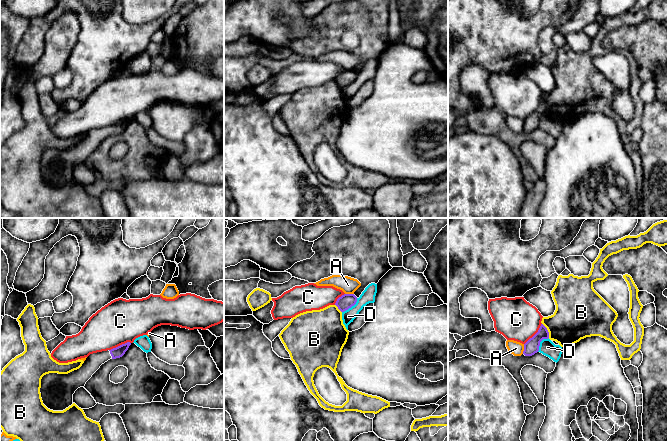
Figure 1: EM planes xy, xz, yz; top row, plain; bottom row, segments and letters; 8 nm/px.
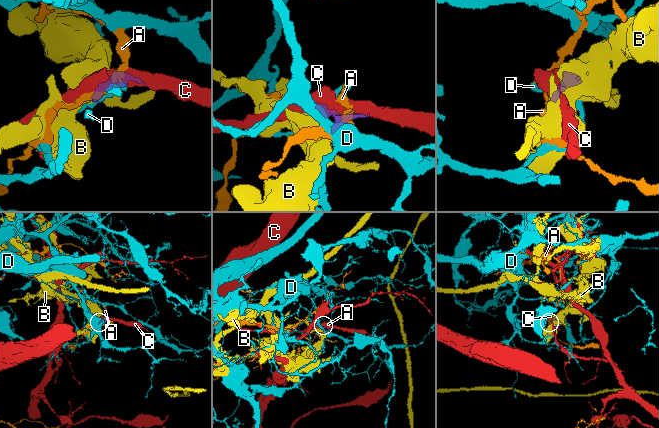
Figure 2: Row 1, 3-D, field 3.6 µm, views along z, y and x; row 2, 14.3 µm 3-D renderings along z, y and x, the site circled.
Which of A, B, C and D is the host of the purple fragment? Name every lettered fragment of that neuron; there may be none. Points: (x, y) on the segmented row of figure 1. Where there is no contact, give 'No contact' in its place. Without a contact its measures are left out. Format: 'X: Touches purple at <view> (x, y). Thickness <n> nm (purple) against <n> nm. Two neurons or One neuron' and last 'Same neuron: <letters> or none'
A: Touches purple at yz (524, 349). Thickness 120 nm (purple) against 110 nm. Two neurons
B: Touches purple at yz (547, 330). Thickness 120 nm (purple) against 340 nm. Two neurons
C: Touches purple at xy (120, 345). Thickness 90 nm (purple) against 360 nm. Two neurons
D: Touches purple at xz (351, 306). Thickness 120 nm (purple) against 110 nm. Two neurons
Same neuron: none

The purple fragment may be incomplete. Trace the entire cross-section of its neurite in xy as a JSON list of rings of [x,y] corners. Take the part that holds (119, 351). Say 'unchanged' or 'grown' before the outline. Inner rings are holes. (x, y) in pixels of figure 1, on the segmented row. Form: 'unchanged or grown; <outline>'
grown; [[[130,342],[111,350],[90,354],[82,366],[68,374],[49,373],[41,379],[41,398],[50,410],[63,411],[73,404],[73,394],[84,387],[86,382],[110,359],[122,357],[128,350]]]

